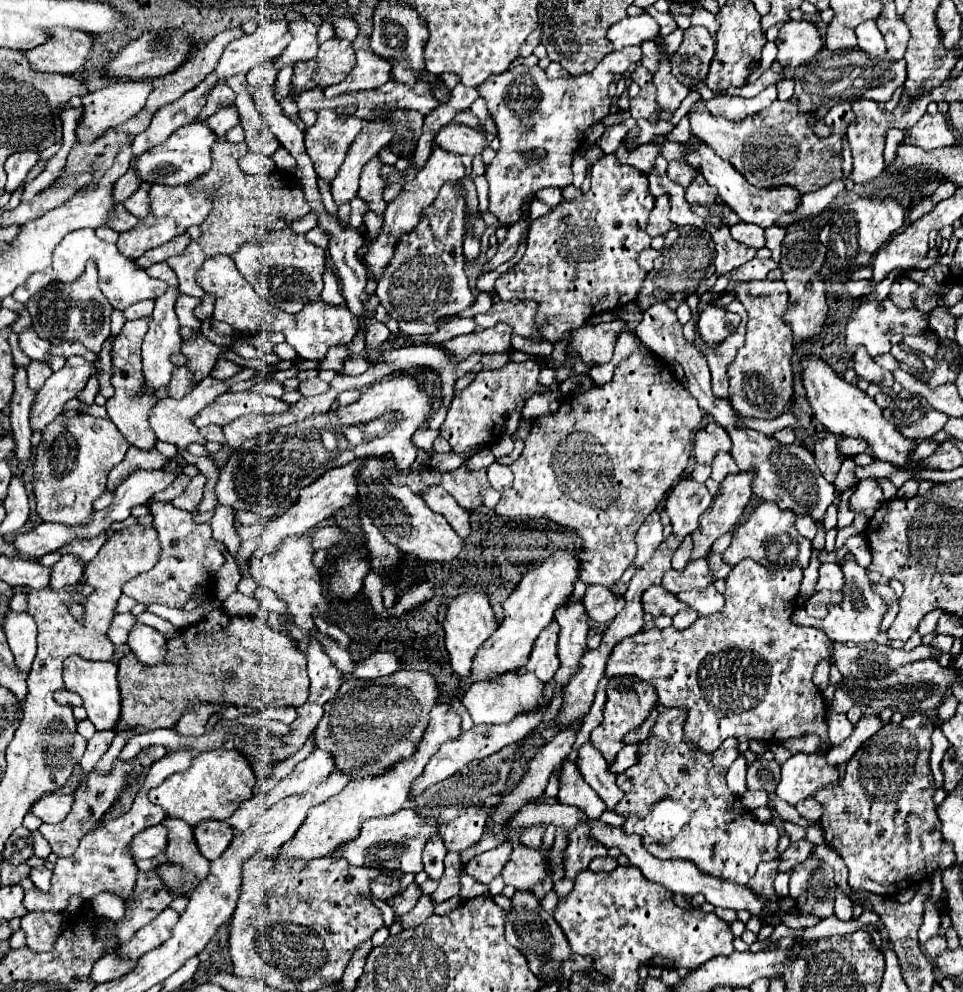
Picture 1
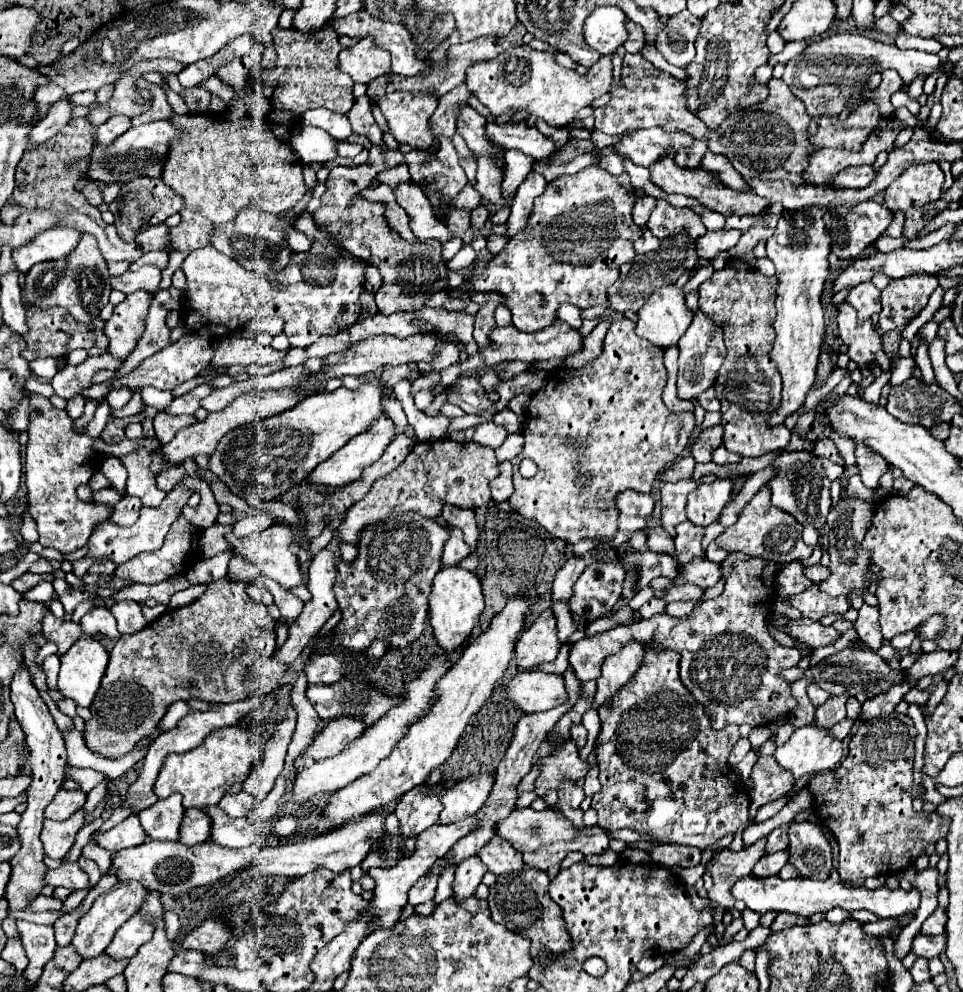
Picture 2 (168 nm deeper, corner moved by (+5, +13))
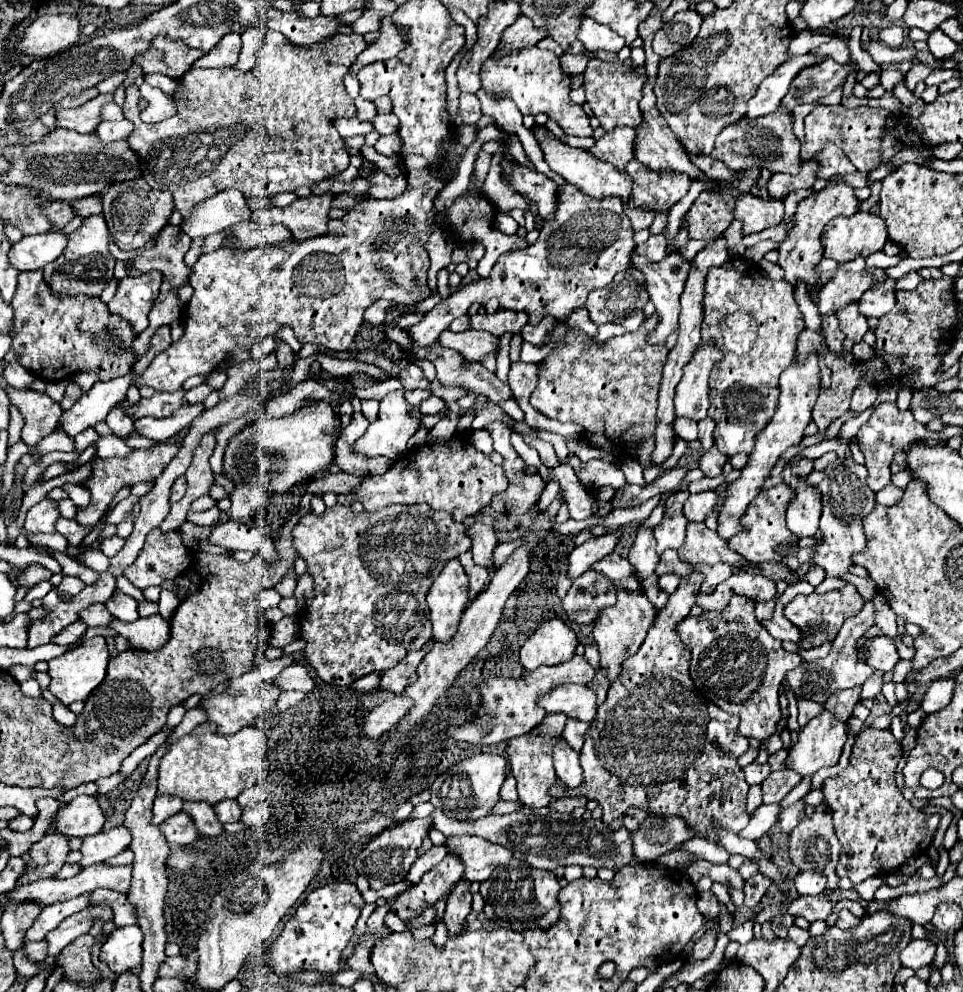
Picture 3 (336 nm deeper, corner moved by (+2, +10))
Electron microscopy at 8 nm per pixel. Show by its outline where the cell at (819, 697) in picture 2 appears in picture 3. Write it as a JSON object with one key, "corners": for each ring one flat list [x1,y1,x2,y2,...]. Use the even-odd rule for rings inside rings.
{"corners":[[800,698,800,700,798,700,798,724,800,724,800,728,802,728,808,720,820,716,820,712,824,712,824,704,816,704,816,702,812,702,812,700]]}

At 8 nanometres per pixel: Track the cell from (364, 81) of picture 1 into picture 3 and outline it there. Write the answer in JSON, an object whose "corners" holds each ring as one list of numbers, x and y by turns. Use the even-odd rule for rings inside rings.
{"corners":[[384,18,384,20,380,22,380,30,378,30,378,32,380,32,380,36,378,36,372,44,368,44,368,48,366,48,366,50,358,56,358,60,350,66,348,74,356,76,356,72,358,72,362,66,372,64,372,62,376,62,376,60,386,60,386,58,390,58,390,56,396,56,396,54,402,50,404,40,402,40,400,32,394,28,394,24,390,24,388,18]]}

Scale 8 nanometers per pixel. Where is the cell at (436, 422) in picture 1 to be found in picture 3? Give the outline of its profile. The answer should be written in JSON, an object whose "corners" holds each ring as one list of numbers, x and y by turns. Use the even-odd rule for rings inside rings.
{"corners":[[450,330,442,332,438,336,438,342,442,342,446,348,462,352,466,360,482,360,488,352,500,350,500,336,494,336,486,330,466,330,460,334,454,334]]}

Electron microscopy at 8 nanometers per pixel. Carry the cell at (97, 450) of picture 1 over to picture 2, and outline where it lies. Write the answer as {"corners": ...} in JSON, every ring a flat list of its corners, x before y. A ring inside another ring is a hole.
{"corners":[[35,395,35,401,31,401,27,435,29,443,25,449,25,475,31,499,29,513,37,523,39,543,61,553,73,553,89,541,93,527,109,517,109,509,85,503,75,495,75,487,93,477,95,465,101,461,101,453,91,449,93,439,87,437,87,433,77,435,73,431,73,419,63,409,53,407,43,395]]}

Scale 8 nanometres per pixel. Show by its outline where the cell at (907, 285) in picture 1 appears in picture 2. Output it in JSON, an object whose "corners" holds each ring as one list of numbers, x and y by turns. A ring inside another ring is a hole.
{"corners":[[927,273,895,279,883,291,883,309,879,313,881,331,903,331,907,323,927,305,931,293,937,289,937,279]]}

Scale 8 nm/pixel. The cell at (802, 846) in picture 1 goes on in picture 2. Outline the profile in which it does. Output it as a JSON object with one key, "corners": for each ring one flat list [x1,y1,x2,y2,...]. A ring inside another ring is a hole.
{"corners":[[779,851,775,855,763,855,755,869,753,869,753,875,755,877,773,877,773,875,779,875,779,869,783,869,783,865,787,863,787,851]]}

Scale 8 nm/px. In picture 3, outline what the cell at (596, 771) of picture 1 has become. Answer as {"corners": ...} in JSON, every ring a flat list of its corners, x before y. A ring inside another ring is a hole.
{"corners":[[568,718,566,722,566,730,564,730,564,740,576,750,580,752,582,744,584,744,584,734,590,728,590,722,582,722,576,718]]}

